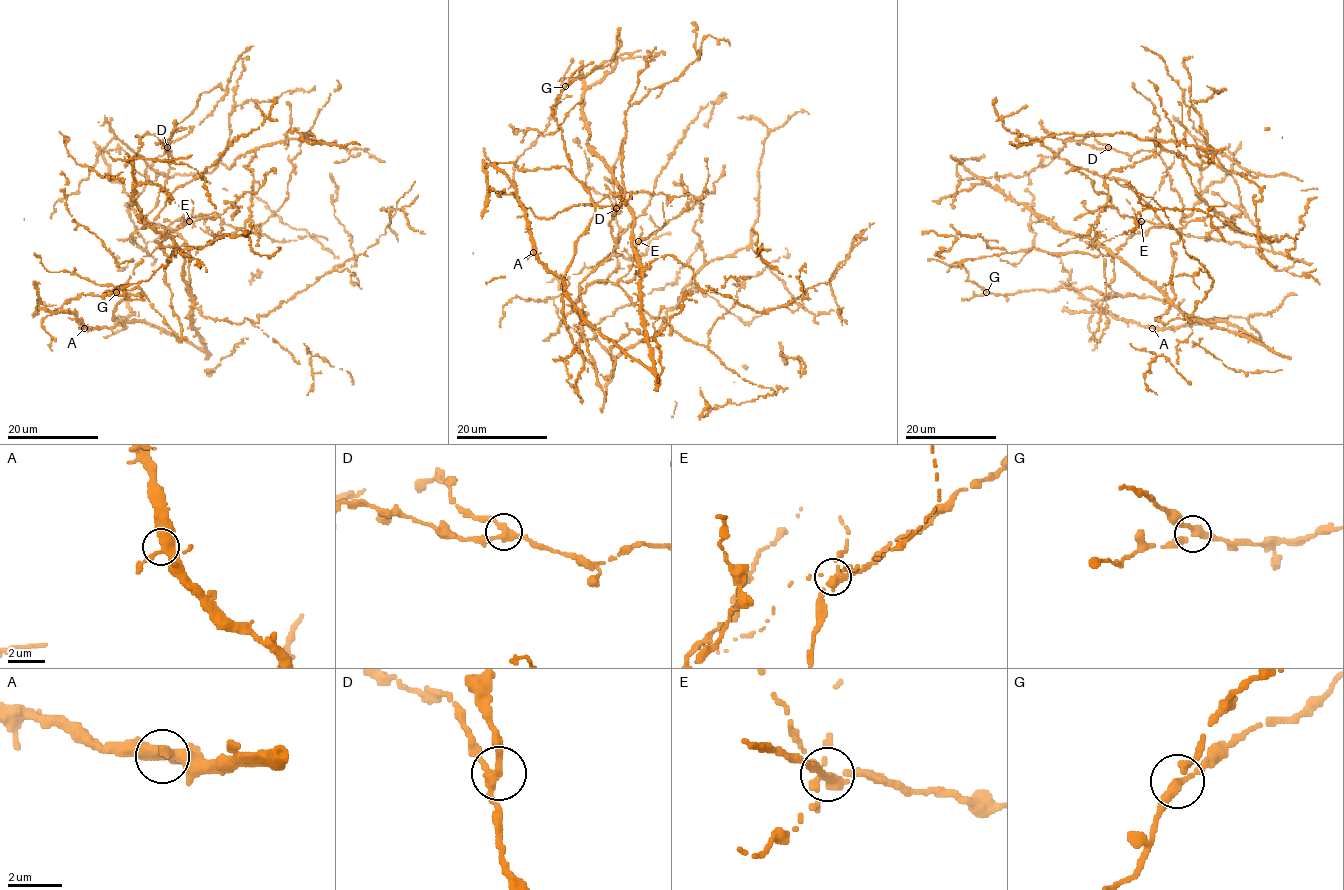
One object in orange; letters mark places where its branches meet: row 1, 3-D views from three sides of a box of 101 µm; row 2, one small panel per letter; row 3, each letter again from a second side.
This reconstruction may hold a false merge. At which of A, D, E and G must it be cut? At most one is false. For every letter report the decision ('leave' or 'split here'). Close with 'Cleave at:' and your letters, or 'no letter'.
A: leave
D: leave
E: split here
G: leave
Cleave at: E

